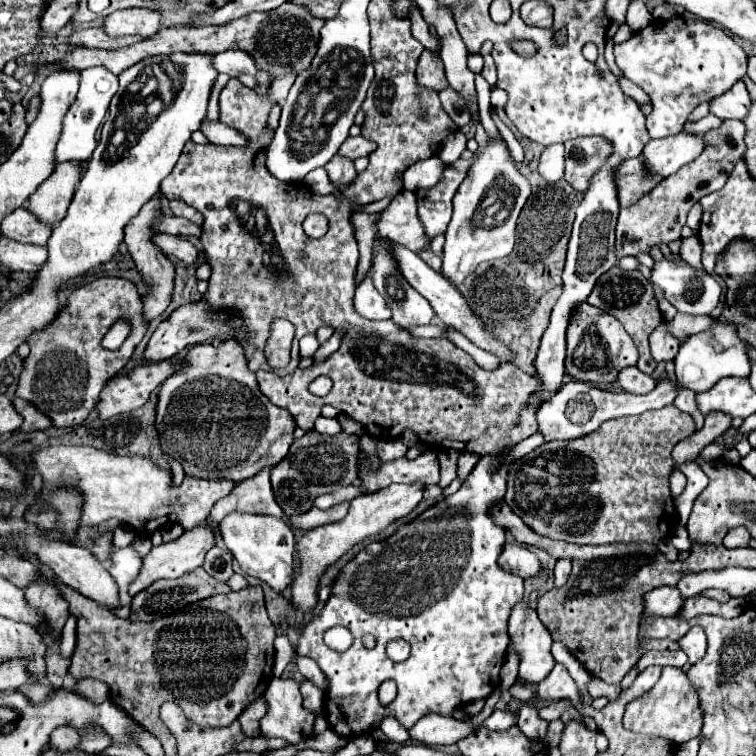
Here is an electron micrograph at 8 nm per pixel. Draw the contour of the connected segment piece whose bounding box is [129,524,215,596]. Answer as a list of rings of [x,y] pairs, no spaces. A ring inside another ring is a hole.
[[[203,524],[203,526],[195,526],[193,530],[185,530],[179,538],[175,538],[171,542],[163,542],[159,546],[153,546],[151,552],[143,558],[139,576],[129,584],[129,594],[135,596],[137,592],[141,592],[147,586],[151,586],[155,580],[161,580],[161,578],[179,578],[185,572],[191,572],[191,570],[203,566],[203,558],[205,558],[207,550],[213,548],[213,544],[215,544],[215,540],[213,540],[211,526]]]

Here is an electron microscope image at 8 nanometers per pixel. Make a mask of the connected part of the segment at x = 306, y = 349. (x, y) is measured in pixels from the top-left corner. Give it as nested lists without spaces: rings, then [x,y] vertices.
[[[309,334],[309,336],[303,336],[303,338],[299,340],[299,346],[301,346],[301,356],[303,356],[303,358],[311,358],[311,356],[317,352],[319,342],[317,342],[315,334]]]

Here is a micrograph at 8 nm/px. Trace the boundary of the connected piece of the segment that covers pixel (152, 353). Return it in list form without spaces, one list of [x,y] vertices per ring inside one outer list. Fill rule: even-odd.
[[[195,302],[195,304],[187,304],[177,308],[167,320],[163,320],[157,330],[153,332],[143,358],[147,362],[161,362],[167,358],[173,358],[175,354],[179,354],[181,350],[185,350],[187,346],[193,344],[203,344],[203,342],[213,342],[215,338],[227,340],[233,338],[231,336],[231,322],[227,322],[227,318],[223,318],[223,314],[211,314],[211,310],[207,310],[207,304],[203,302]]]

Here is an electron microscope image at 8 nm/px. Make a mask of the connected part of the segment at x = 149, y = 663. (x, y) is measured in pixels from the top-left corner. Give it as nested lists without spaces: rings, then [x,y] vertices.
[[[59,580],[55,586],[59,586],[57,590],[69,602],[69,612],[77,618],[77,646],[71,658],[69,674],[75,680],[95,678],[109,684],[111,700],[127,710],[127,714],[151,734],[163,736],[163,724],[157,710],[167,700],[177,702],[185,716],[201,728],[229,726],[255,698],[267,690],[273,678],[275,626],[265,612],[261,586],[247,586],[225,596],[211,596],[191,604],[187,610],[163,616],[153,622],[129,622],[115,618],[107,608],[61,584]]]

